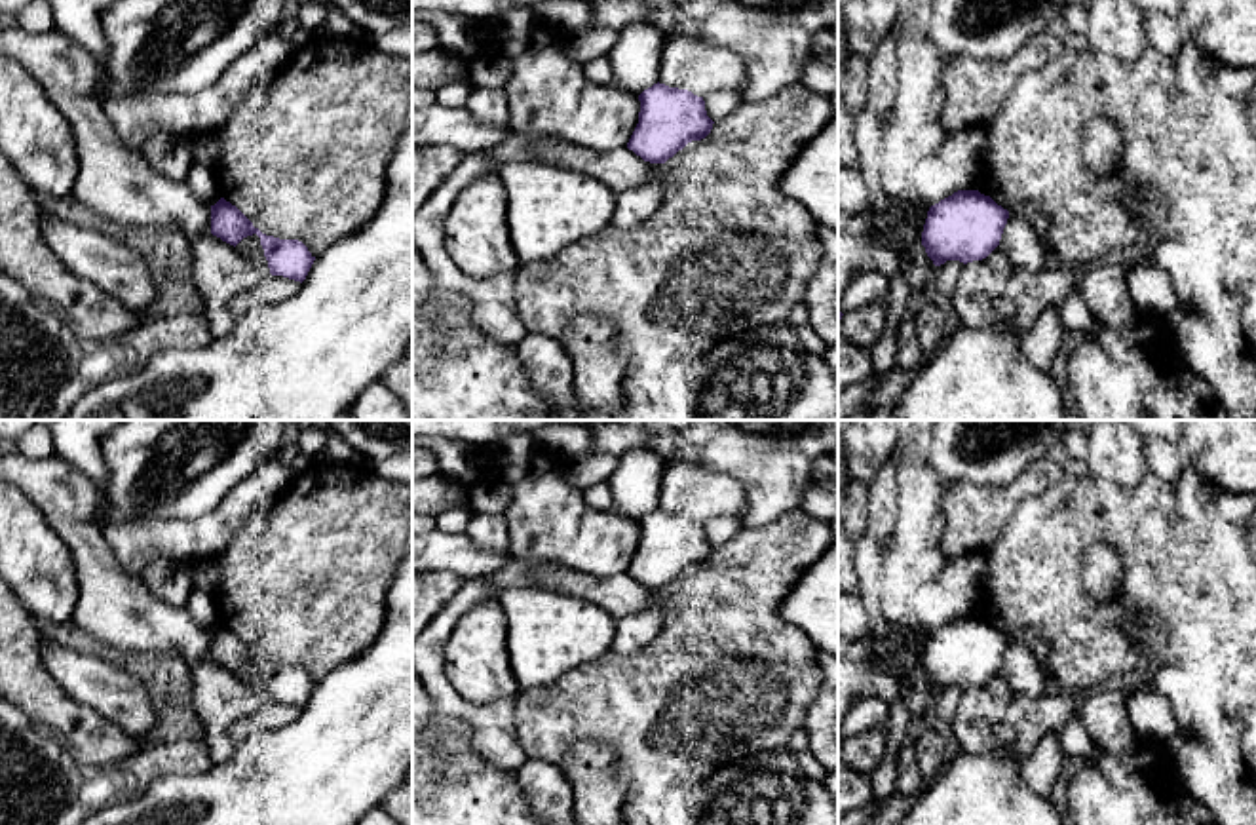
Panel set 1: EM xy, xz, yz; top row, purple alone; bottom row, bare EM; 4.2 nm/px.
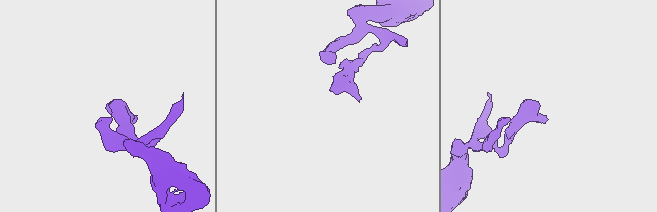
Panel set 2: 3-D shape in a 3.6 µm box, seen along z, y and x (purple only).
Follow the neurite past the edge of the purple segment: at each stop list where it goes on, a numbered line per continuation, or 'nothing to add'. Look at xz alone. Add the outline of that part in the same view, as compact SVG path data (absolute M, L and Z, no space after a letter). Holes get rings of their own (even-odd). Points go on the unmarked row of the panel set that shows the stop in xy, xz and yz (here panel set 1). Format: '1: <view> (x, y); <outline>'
nothing to add

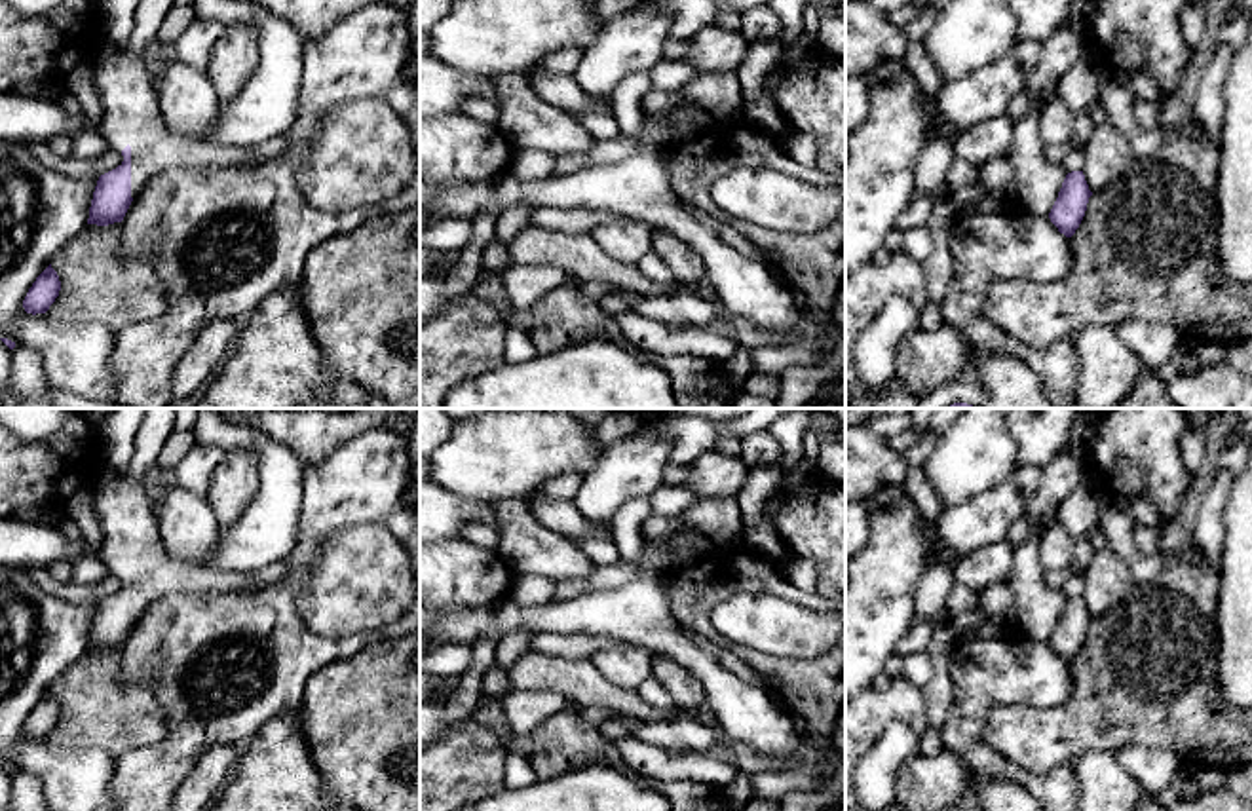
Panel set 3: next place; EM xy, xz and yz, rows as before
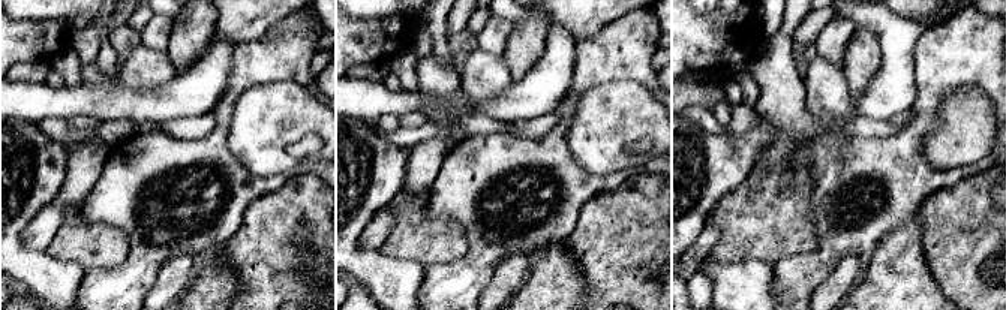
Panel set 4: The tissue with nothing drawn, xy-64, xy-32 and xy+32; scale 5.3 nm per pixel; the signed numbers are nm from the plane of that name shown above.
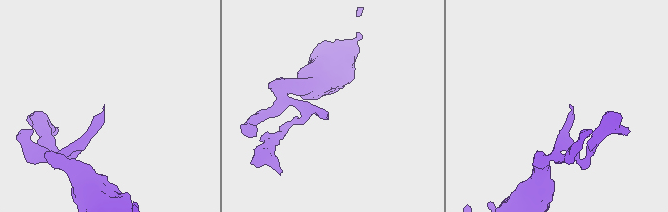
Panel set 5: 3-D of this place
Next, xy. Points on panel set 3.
1: xy (132, 542); M146 408L139 427L133 458L123 473L95 488L95 513L104 541L101 560L112 575L131 572L131 623L137 623L146 608L173 593L245 593L268 585L256 585L249 572L224 572L203 564L173 560L161 543L156 505L148 500L142 477L175 431L175 408Z

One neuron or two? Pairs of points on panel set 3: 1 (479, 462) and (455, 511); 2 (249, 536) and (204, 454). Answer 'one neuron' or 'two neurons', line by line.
1: two neurons
2: two neurons

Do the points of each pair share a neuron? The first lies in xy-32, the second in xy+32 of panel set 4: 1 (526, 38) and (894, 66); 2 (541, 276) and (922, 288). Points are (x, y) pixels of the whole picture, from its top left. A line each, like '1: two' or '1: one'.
1: two
2: one

